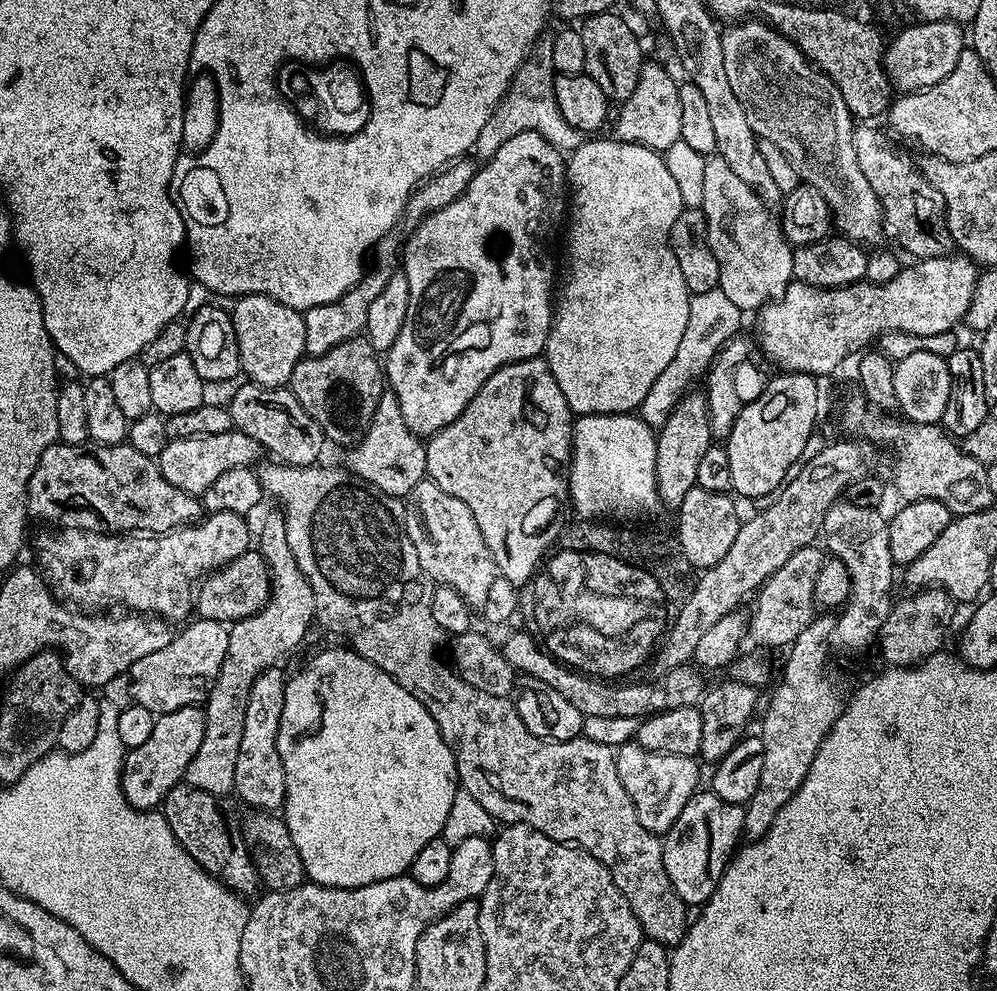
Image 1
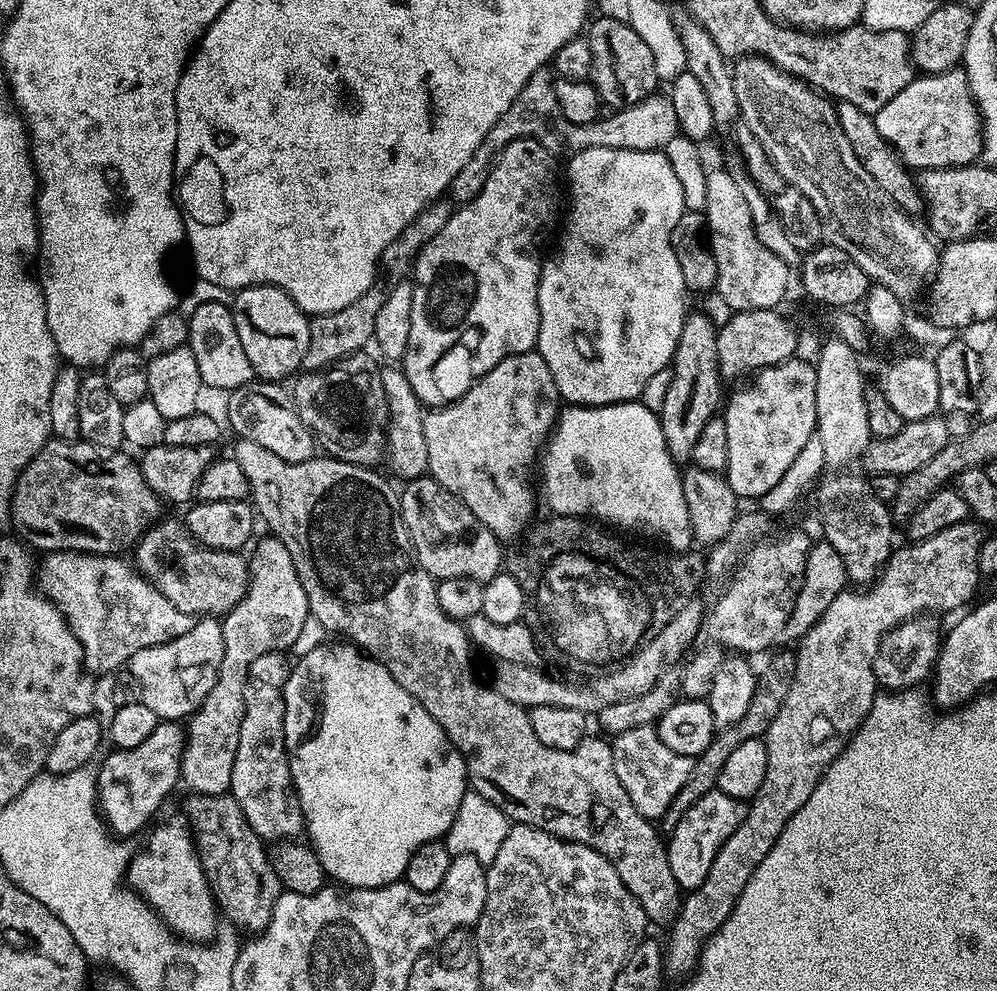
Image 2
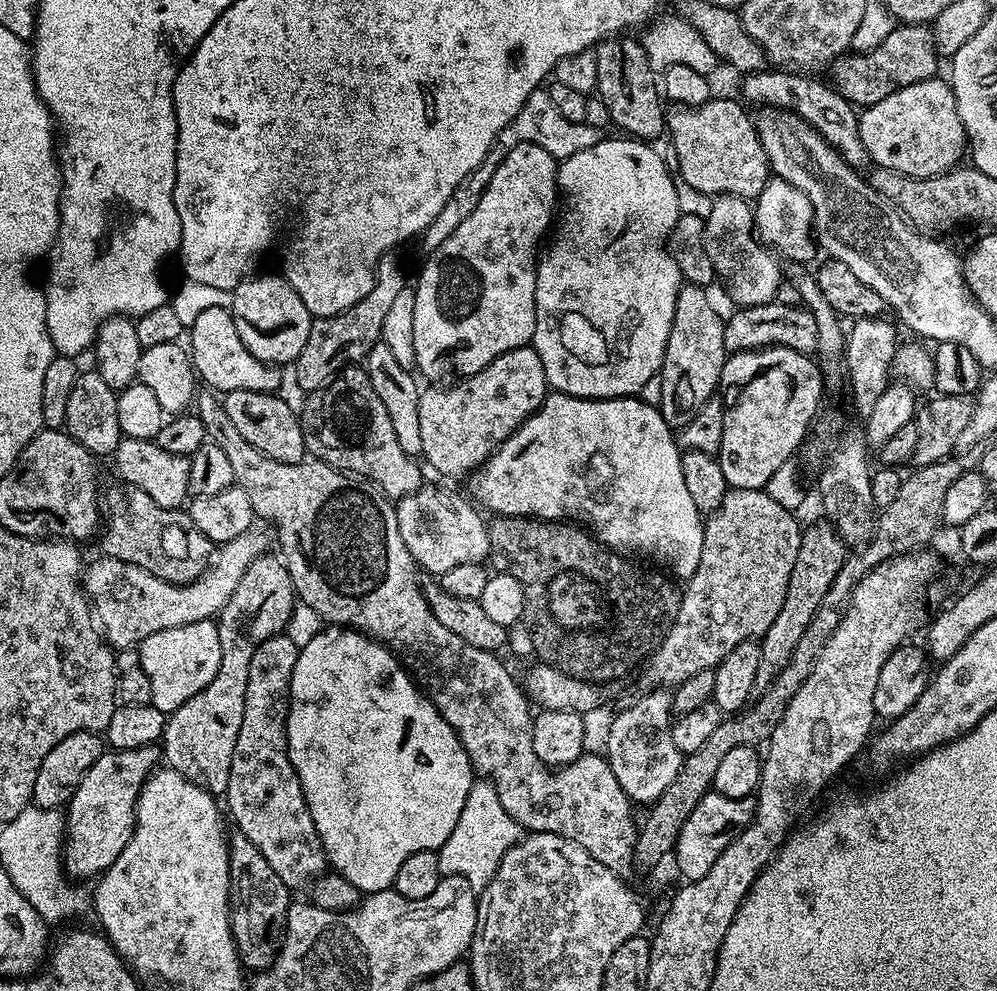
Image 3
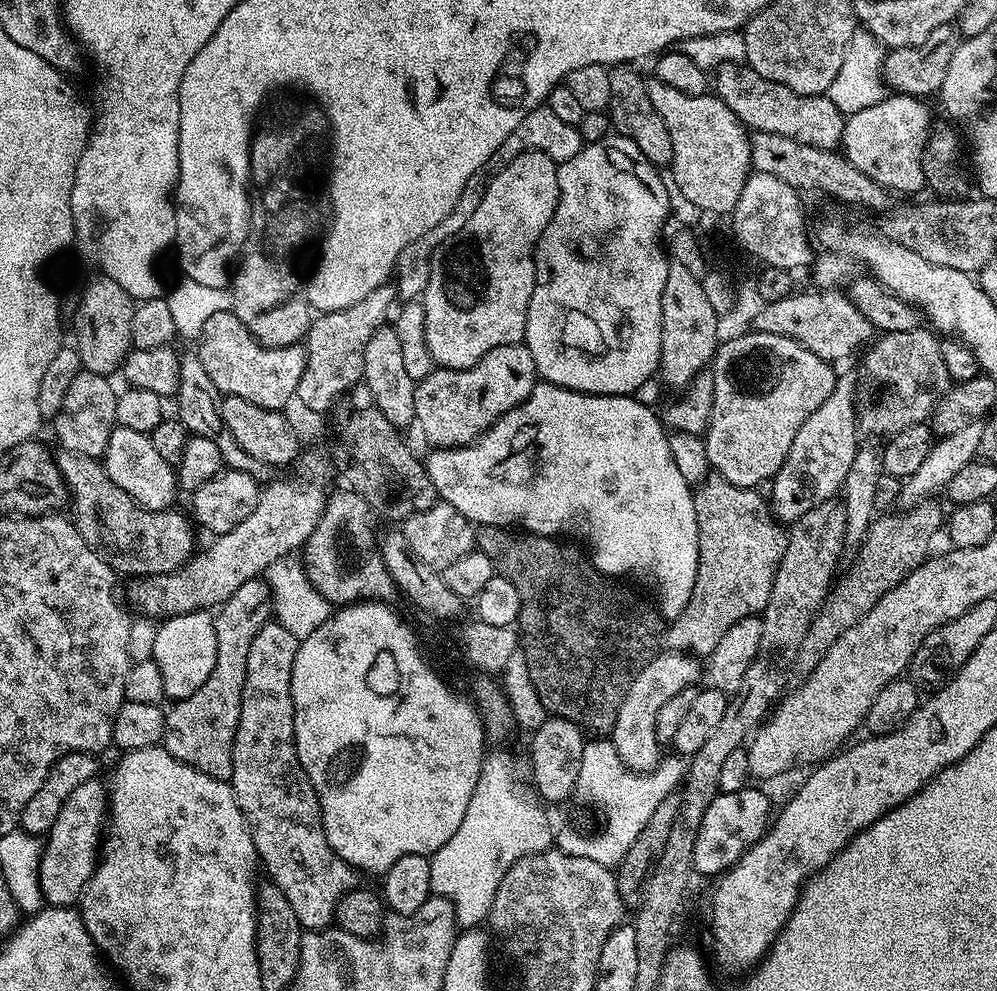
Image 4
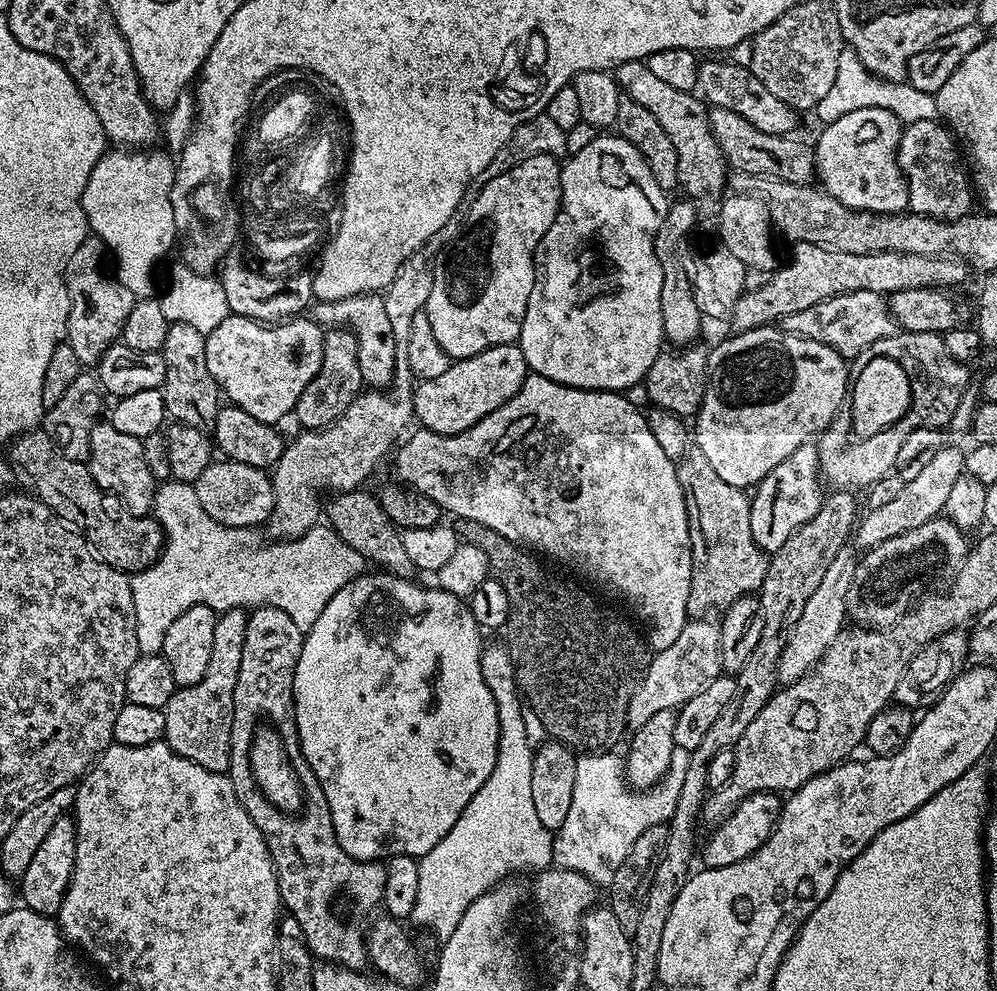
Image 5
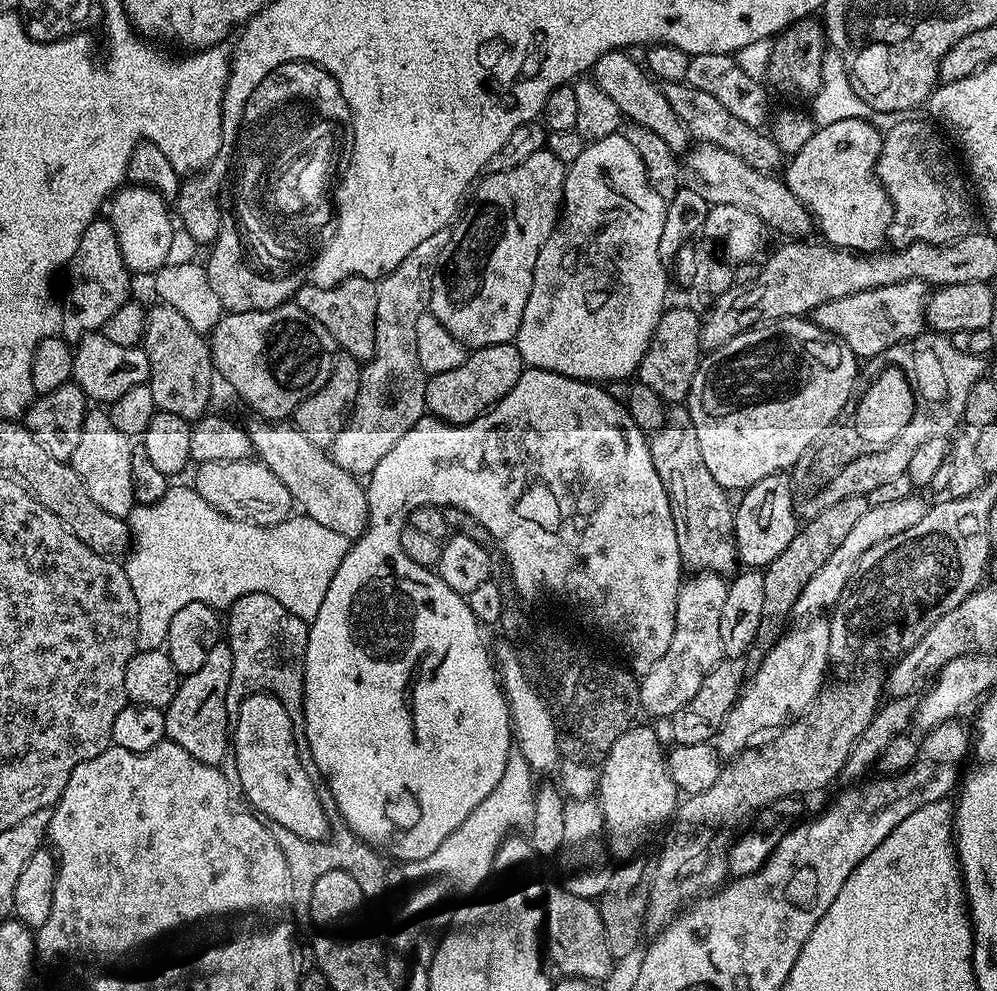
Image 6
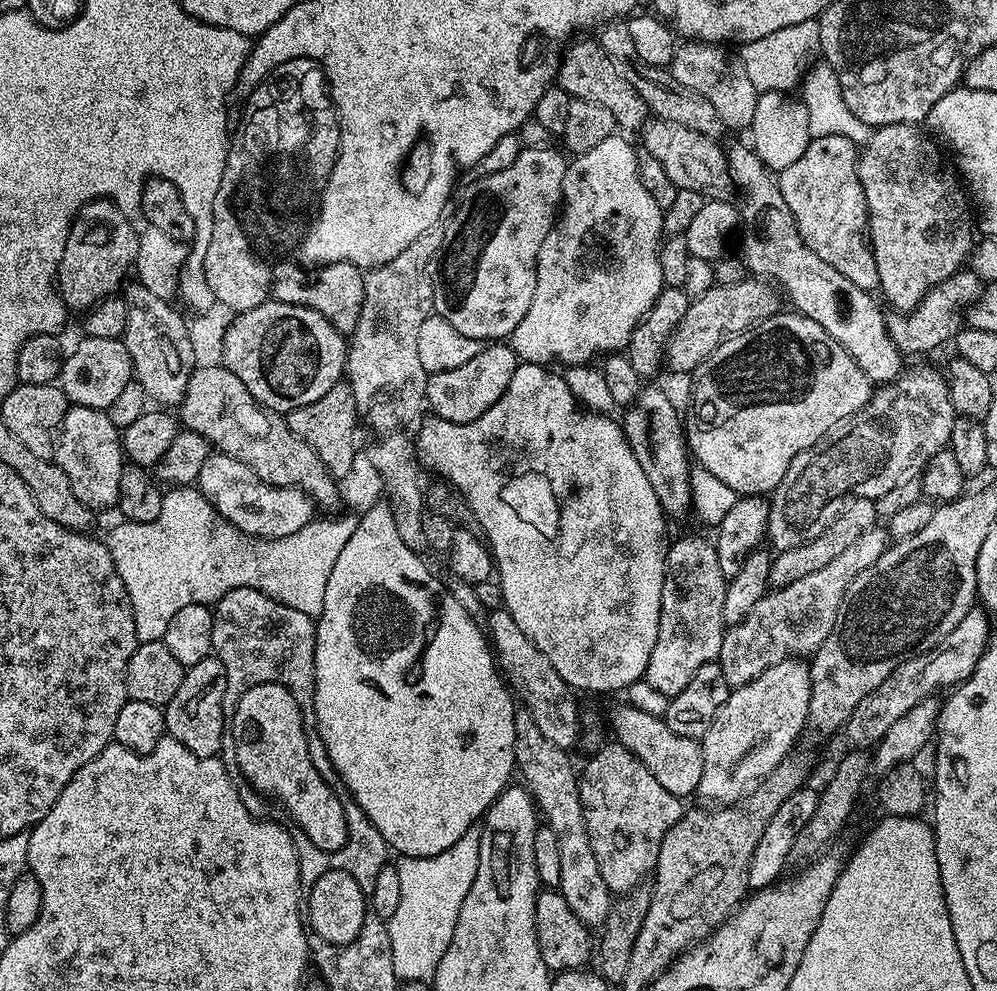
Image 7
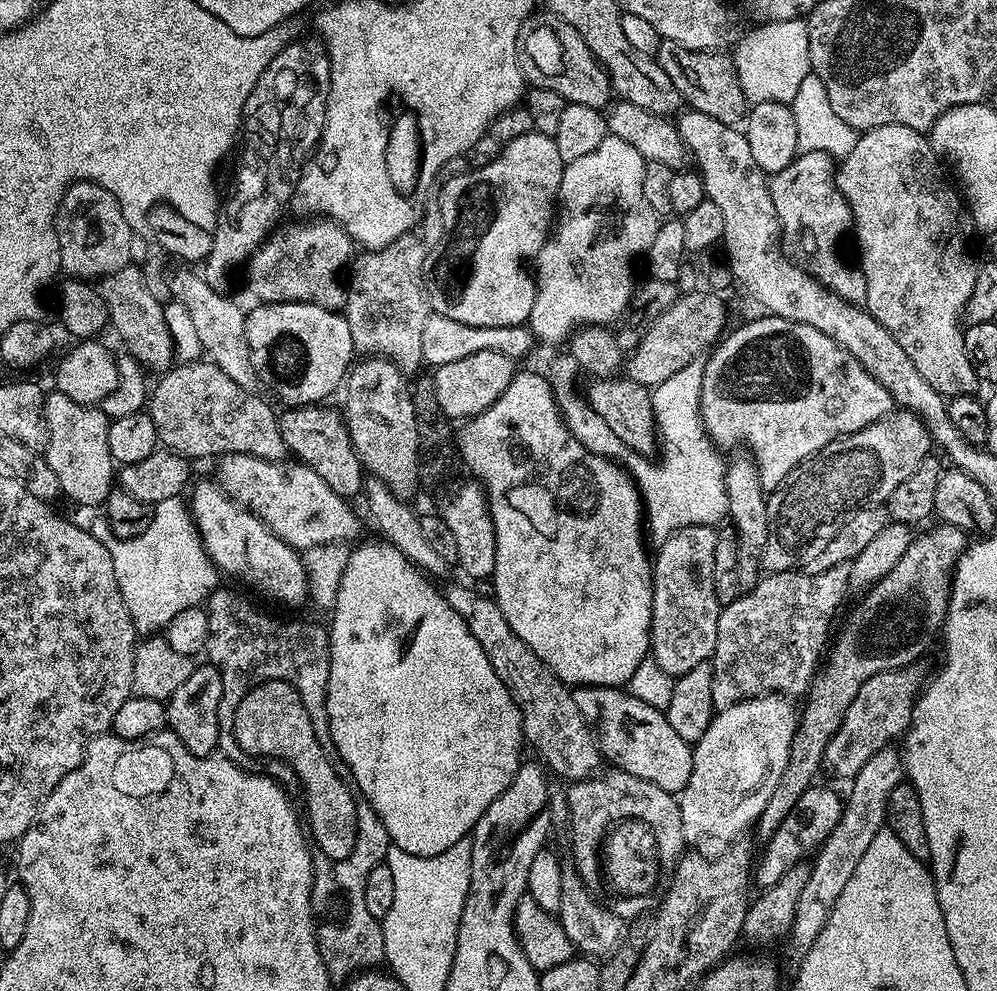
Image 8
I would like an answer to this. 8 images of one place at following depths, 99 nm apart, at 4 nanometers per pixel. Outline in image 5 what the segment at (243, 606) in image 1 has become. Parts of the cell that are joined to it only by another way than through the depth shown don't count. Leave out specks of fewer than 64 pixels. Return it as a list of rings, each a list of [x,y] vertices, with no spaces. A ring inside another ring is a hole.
[[[43,430],[23,432],[11,441],[6,453],[13,469],[32,483],[31,491],[55,514],[79,532],[92,550],[92,555],[104,564],[125,574],[135,574],[148,568],[164,549],[164,528],[151,515],[136,516],[119,498],[107,497],[104,489],[92,481],[87,463],[71,460],[61,452]]]

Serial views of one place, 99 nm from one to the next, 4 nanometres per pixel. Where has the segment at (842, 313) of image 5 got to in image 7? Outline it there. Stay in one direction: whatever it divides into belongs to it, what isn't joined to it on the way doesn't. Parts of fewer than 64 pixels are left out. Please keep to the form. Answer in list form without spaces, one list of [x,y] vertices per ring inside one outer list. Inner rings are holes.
[[[961,270],[941,284],[935,284],[912,311],[889,311],[886,319],[894,346],[898,346],[902,354],[909,354],[908,352],[932,352],[935,348],[942,347],[947,340],[949,343],[965,323],[968,309],[980,299],[981,291],[980,277],[971,270]]]

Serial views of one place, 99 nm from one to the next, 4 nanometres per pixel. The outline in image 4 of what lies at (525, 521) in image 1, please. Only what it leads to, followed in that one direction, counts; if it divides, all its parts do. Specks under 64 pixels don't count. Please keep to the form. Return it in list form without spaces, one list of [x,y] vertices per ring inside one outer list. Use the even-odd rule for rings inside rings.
[[[521,342],[510,346],[498,346],[490,350],[477,364],[469,368],[433,367],[432,373],[426,378],[416,381],[414,390],[415,423],[420,424],[420,432],[437,448],[462,448],[465,444],[472,444],[482,433],[492,427],[492,423],[502,414],[514,410],[534,390],[538,383],[534,358],[530,354],[528,345]]]

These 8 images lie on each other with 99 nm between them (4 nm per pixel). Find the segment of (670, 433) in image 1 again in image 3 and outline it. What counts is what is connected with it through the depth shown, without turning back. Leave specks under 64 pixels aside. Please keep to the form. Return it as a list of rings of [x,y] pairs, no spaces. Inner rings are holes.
[[[685,283],[681,287],[678,298],[674,302],[674,322],[670,326],[670,338],[664,351],[664,361],[658,373],[662,382],[662,398],[658,407],[662,418],[673,430],[686,427],[690,418],[694,418],[694,414],[698,414],[702,405],[711,396],[717,395],[722,378],[722,366],[730,355],[724,341],[725,317],[720,316],[719,310],[712,305],[711,298],[704,292],[707,291],[699,284]]]

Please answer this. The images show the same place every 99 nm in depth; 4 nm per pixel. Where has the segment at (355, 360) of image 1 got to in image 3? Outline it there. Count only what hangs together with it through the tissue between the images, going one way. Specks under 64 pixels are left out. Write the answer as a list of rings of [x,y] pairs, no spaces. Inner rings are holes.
[[[363,366],[344,368],[326,387],[307,393],[305,400],[304,412],[302,408],[299,413],[300,429],[304,431],[304,447],[315,459],[371,480],[389,498],[408,496],[422,487],[417,461],[402,450],[392,413],[370,386]]]

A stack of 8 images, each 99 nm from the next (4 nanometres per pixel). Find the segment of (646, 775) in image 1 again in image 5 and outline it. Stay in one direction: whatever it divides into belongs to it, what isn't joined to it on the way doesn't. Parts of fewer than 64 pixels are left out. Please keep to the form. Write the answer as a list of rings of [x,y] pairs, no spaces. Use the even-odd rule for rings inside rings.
[[[692,618],[684,625],[682,634],[678,634],[677,640],[671,645],[666,646],[666,650],[655,653],[649,659],[643,673],[642,679],[637,683],[634,694],[630,698],[630,706],[628,707],[628,728],[635,730],[646,726],[646,718],[650,718],[653,714],[658,714],[658,710],[663,708],[679,709],[680,705],[685,704],[690,698],[694,698],[694,694],[698,694],[698,690],[702,690],[710,682],[714,682],[714,678],[722,675],[720,666],[720,625],[708,621],[708,618]]]

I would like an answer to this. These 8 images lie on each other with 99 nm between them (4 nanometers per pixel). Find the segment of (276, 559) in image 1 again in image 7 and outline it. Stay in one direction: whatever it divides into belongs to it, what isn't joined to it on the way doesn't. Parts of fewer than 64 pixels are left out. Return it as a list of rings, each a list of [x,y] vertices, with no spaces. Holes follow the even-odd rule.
[[[210,655],[185,671],[182,686],[164,708],[164,726],[186,750],[199,756],[215,756],[226,744],[226,721],[222,714],[222,698],[226,694],[226,670],[217,656]]]

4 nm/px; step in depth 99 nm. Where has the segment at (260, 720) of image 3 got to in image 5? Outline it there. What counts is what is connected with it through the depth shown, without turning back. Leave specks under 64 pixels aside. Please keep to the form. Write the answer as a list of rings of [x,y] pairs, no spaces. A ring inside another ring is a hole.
[[[256,606],[248,612],[246,642],[242,642],[242,666],[238,666],[238,682],[234,686],[234,714],[230,734],[232,753],[226,774],[232,780],[234,794],[238,794],[238,802],[242,802],[246,814],[254,818],[254,826],[262,830],[262,838],[270,850],[272,865],[276,869],[281,905],[286,909],[287,915],[293,916],[298,926],[302,926],[302,934],[306,934],[306,942],[313,957],[320,962],[331,962],[345,968],[360,970],[369,963],[361,929],[359,932],[354,925],[343,924],[331,912],[332,896],[345,892],[350,899],[357,900],[360,904],[379,905],[384,898],[386,870],[383,863],[375,860],[355,860],[350,854],[346,854],[346,850],[342,850],[334,834],[334,822],[330,814],[330,806],[326,802],[326,794],[322,794],[322,786],[300,749],[300,739],[296,733],[296,717],[292,715],[292,687],[294,686],[294,670],[298,662],[298,654],[302,654],[304,637],[305,633],[300,632],[298,626],[294,626],[294,622],[290,622],[290,614],[286,614],[286,610],[278,610],[274,606]],[[259,716],[265,716],[272,723],[269,725],[275,726],[274,731],[280,735],[288,761],[292,763],[292,769],[296,771],[298,782],[304,789],[304,803],[299,814],[283,812],[280,808],[275,808],[252,779],[248,752],[252,749],[252,733],[257,727],[256,719]]]

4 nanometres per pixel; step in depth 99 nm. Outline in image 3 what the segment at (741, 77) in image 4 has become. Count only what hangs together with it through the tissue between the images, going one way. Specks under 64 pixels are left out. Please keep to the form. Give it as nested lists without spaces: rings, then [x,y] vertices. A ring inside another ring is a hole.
[[[761,70],[759,72],[750,72],[747,73],[743,77],[744,80],[744,96],[743,99],[747,101],[749,105],[752,104],[760,104],[756,106],[763,106],[765,109],[768,110],[787,110],[789,113],[795,114],[800,117],[802,120],[807,120],[808,125],[811,128],[816,129],[817,132],[820,133],[820,137],[825,140],[825,142],[828,143],[828,145],[835,150],[835,152],[839,152],[841,156],[843,156],[844,160],[846,163],[851,164],[853,166],[861,166],[860,164],[865,164],[867,165],[869,163],[869,158],[868,158],[868,151],[866,150],[866,146],[862,146],[862,138],[860,137],[860,125],[858,123],[858,112],[857,109],[852,105],[851,102],[849,102],[846,98],[842,98],[842,94],[838,94],[836,92],[836,89],[832,87],[831,83],[825,82],[824,84],[820,80],[816,80],[820,78],[813,78],[811,75],[808,74],[797,74],[795,72],[786,72],[783,70]]]

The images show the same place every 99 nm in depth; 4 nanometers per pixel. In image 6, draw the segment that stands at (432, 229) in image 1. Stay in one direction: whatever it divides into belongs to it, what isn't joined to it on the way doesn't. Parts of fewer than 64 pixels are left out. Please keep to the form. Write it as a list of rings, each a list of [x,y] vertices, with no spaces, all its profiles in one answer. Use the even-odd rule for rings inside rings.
[[[546,150],[530,154],[530,158],[526,158],[522,166],[514,166],[514,170],[489,171],[475,185],[476,197],[467,201],[469,204],[468,209],[467,204],[463,209],[464,217],[462,212],[451,225],[452,237],[442,250],[440,267],[432,279],[430,311],[438,322],[442,322],[442,326],[446,326],[446,330],[450,330],[450,334],[454,334],[454,338],[458,338],[458,342],[469,349],[515,341],[516,331],[522,322],[522,310],[526,310],[526,298],[530,298],[538,250],[542,250],[546,238],[550,238],[556,229],[556,221],[562,211],[565,171],[564,163]]]

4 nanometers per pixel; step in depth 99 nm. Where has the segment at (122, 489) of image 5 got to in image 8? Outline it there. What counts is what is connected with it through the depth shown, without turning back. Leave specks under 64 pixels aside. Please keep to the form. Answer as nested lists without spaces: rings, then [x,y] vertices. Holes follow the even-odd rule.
[[[52,390],[44,397],[44,417],[48,447],[42,455],[50,470],[54,470],[54,478],[58,478],[61,493],[65,497],[68,495],[76,504],[103,505],[114,487],[114,461],[108,433],[110,421],[103,407],[79,404],[66,398],[66,394]]]

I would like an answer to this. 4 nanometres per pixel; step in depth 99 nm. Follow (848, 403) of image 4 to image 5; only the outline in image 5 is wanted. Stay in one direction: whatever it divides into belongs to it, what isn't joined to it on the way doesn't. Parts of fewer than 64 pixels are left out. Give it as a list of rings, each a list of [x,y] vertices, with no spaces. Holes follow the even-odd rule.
[[[809,442],[798,446],[786,462],[778,462],[766,478],[757,484],[751,493],[750,499],[750,530],[756,539],[756,545],[766,553],[777,552],[782,546],[786,546],[786,538],[794,534],[822,506],[825,493],[822,489],[822,477],[820,475],[820,449],[815,443]]]

